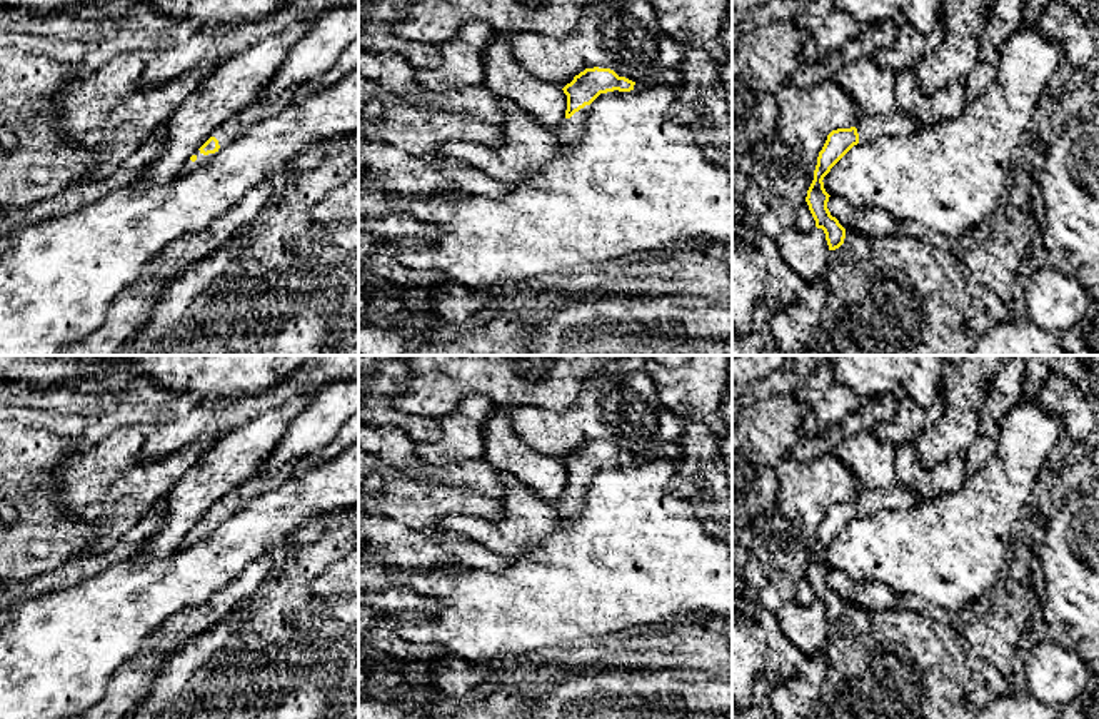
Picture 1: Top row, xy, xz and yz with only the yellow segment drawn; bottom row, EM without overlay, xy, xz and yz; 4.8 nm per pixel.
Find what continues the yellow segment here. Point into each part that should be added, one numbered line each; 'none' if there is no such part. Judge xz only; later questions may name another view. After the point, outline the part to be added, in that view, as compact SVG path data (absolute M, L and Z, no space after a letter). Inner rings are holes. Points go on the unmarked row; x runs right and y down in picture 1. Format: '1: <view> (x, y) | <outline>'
1: xz (569, 506) | M592 477L575 485L570 492L564 492L562 497L554 504L559 515L564 519L577 519L582 514L584 499L592 484Z

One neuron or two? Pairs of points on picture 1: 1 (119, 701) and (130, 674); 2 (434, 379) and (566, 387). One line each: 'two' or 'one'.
1: one
2: one

